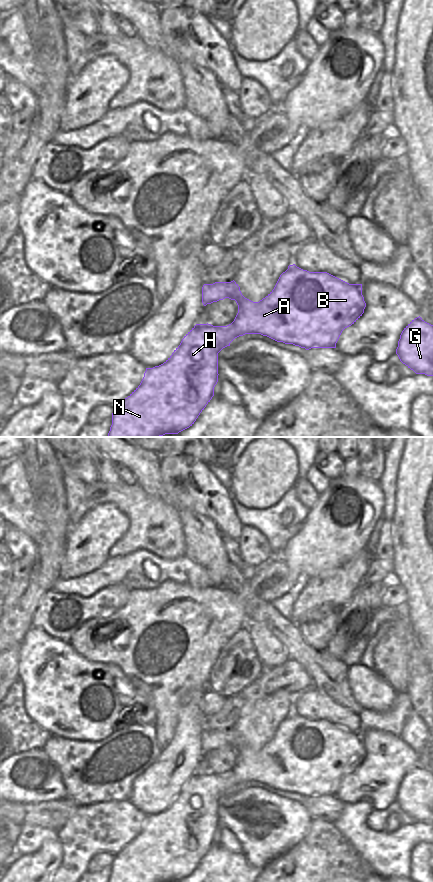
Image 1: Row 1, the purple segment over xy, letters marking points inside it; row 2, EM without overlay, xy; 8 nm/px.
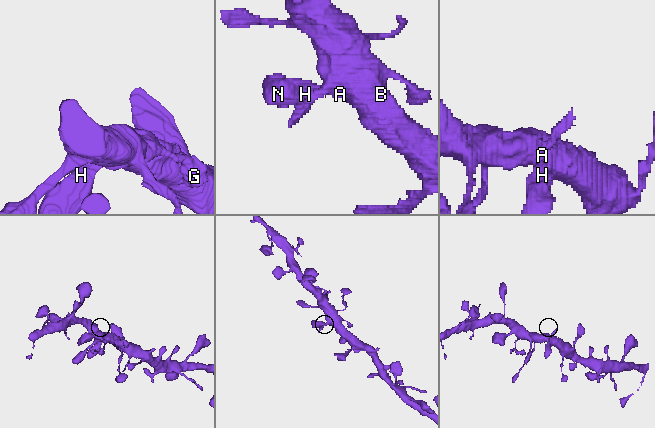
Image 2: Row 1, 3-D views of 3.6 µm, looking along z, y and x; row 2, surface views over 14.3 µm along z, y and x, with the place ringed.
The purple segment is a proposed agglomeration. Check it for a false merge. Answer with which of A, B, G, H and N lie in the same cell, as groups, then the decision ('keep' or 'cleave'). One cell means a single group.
groups A B G H N; keep

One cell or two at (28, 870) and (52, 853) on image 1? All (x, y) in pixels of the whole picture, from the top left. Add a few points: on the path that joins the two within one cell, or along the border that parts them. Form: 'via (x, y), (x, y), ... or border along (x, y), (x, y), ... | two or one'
via (34, 870), (46, 859) | one

